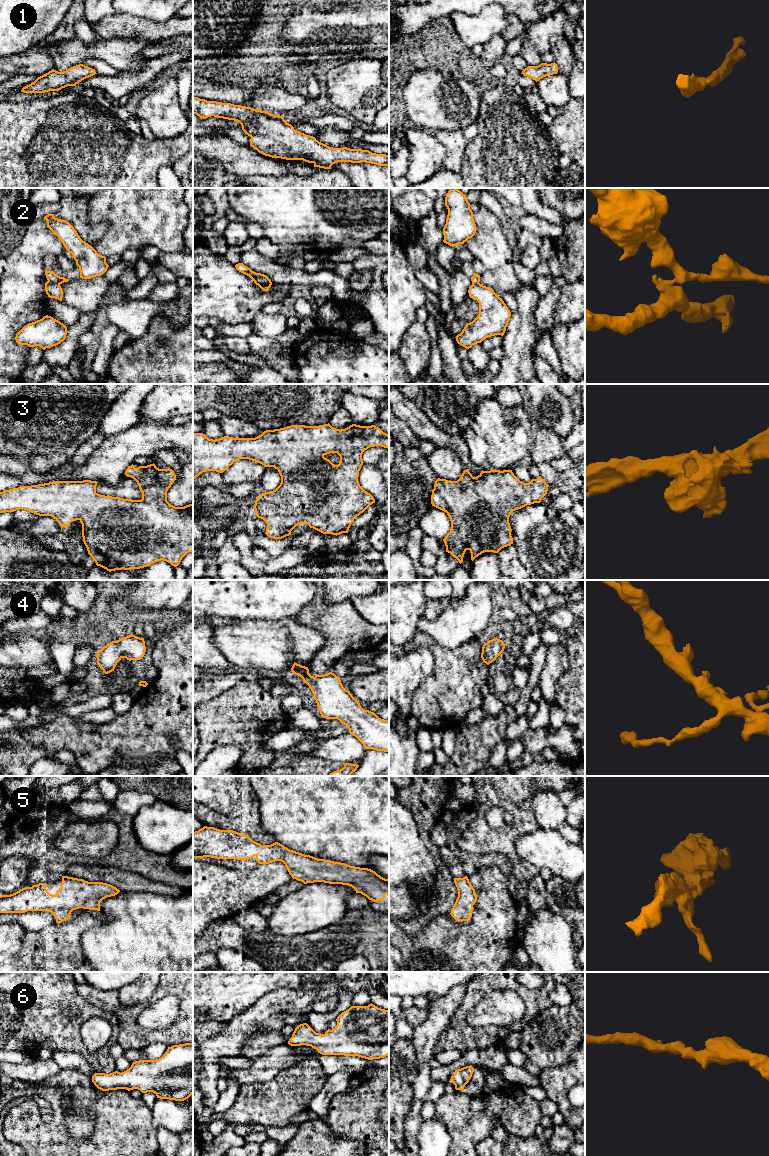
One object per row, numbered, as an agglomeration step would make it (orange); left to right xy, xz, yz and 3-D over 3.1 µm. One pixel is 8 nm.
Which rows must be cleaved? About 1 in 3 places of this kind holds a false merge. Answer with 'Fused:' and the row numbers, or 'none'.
Fused: 2

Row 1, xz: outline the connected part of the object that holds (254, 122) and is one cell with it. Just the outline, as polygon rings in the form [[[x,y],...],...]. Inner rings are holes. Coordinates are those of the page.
[[[193,97],[193,114],[203,119],[214,116],[239,122],[245,134],[251,137],[250,146],[272,158],[303,160],[324,169],[331,169],[338,162],[389,166],[389,155],[329,147],[315,137],[295,130],[282,116],[251,107]]]

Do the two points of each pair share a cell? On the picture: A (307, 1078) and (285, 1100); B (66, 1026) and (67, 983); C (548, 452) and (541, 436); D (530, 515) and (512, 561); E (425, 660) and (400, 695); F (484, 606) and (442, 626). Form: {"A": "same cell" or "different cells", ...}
{"A": "same cell", "B": "same cell", "C": "same cell", "D": "different cells", "E": "same cell", "F": "same cell"}

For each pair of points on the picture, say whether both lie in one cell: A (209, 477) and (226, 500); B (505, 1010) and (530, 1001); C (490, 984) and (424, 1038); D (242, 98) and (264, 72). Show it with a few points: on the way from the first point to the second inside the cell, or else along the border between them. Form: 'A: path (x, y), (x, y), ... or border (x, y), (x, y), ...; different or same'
A: border (203, 485), (213, 485), (237, 498); different
B: border (506, 988), (513, 989), (523, 1001), (521, 1023); different
C: border (469, 983), (461, 1003); different
D: border (227, 83), (242, 85), (251, 89); different

